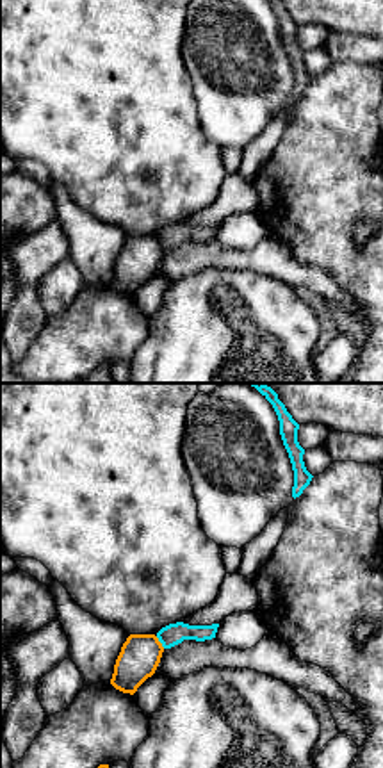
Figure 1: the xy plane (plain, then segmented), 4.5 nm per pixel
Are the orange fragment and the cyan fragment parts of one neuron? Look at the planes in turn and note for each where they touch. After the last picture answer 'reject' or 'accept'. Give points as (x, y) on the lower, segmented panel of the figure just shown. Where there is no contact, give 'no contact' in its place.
contact (159, 642)

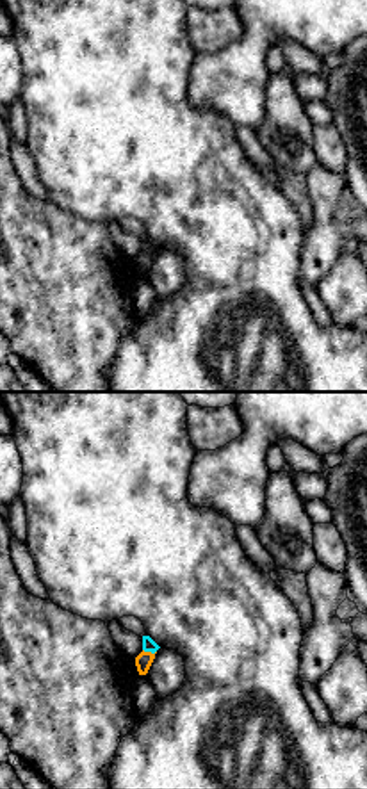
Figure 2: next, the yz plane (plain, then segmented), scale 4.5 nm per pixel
contact (150, 652)

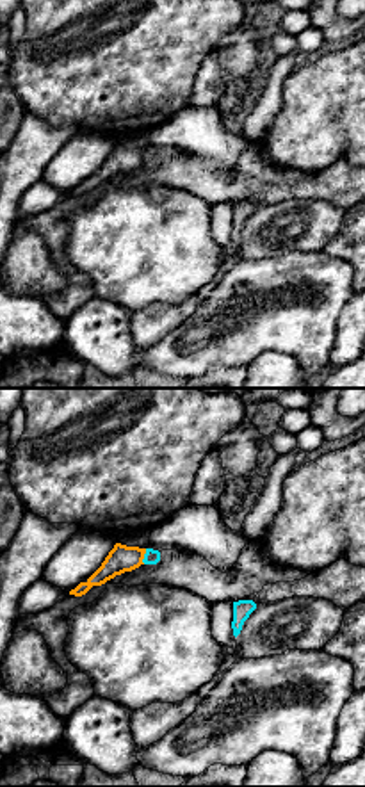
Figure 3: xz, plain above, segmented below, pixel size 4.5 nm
contact (143, 556)

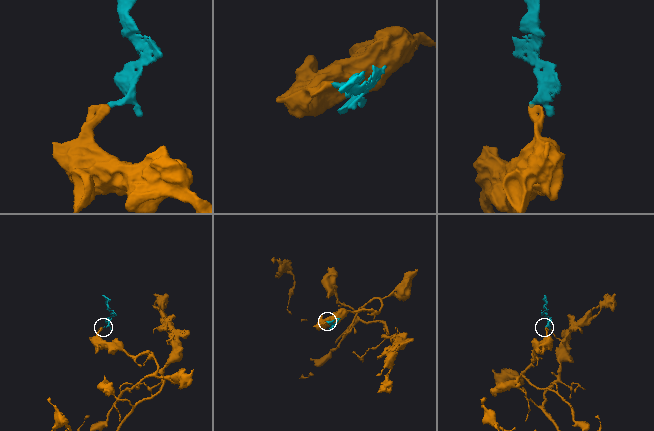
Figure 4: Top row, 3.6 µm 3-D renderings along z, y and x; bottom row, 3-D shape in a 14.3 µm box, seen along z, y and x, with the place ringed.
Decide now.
reject

